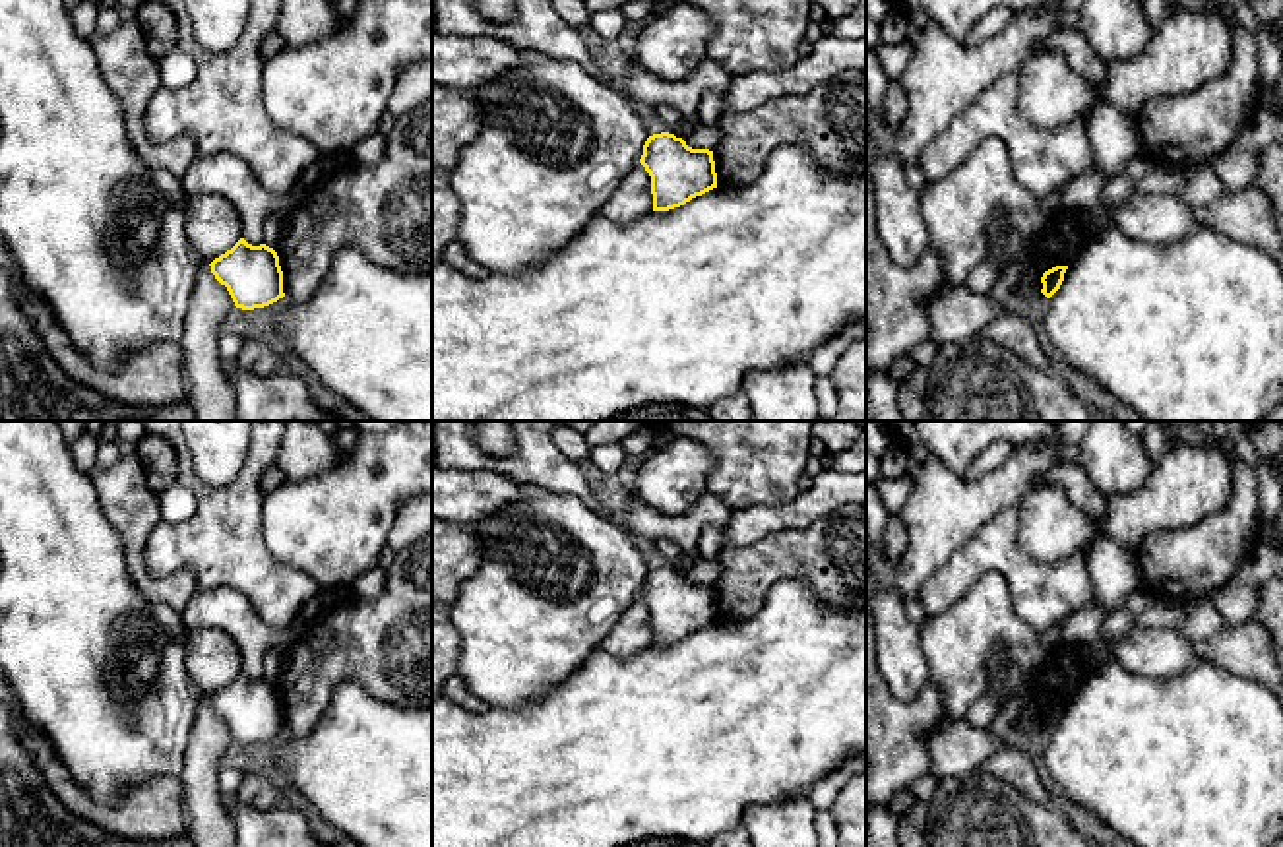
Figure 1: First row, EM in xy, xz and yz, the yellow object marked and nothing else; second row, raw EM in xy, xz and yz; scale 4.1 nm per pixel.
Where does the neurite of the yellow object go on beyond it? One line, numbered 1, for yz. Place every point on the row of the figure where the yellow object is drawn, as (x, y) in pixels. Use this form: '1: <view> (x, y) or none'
1: none

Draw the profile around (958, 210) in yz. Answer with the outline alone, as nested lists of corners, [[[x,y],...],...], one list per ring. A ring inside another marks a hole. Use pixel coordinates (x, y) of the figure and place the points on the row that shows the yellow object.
[[[998,138],[985,140],[955,171],[919,192],[930,246],[940,254],[952,287],[963,285],[971,269],[990,256],[990,225],[998,213],[1006,217],[1006,233],[1019,233],[1029,246],[1050,229],[1050,215],[1014,176]]]

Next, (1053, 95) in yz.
[[[1035,50],[1019,76],[1023,118],[1039,128],[1085,120],[1101,99],[1101,87],[1076,74],[1060,52]]]

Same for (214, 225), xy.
[[[200,192],[186,200],[188,240],[200,258],[211,264],[240,240],[240,215],[221,194]]]

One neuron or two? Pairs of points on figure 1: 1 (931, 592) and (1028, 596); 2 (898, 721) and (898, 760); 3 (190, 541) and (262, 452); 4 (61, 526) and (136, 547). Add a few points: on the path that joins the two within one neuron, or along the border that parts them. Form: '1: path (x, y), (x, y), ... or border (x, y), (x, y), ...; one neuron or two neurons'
1: path (956, 576), (970, 563), (1001, 563), (1008, 570); one neuron
2: path (898, 731), (898, 751); one neuron
3: path (212, 520), (245, 487), (250, 473); one neuron
4: border (99, 504), (123, 541), (126, 572), (136, 588); two neurons

